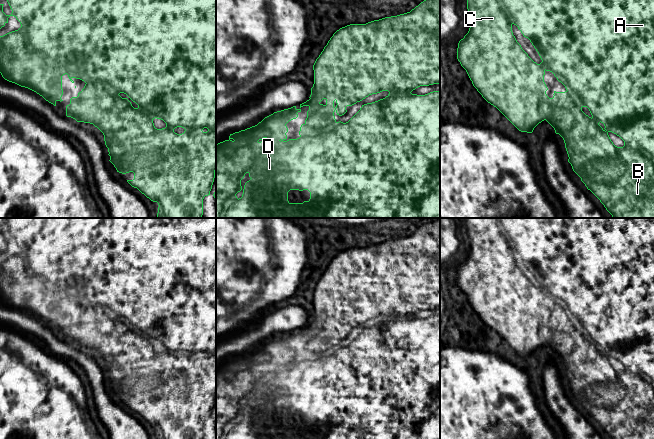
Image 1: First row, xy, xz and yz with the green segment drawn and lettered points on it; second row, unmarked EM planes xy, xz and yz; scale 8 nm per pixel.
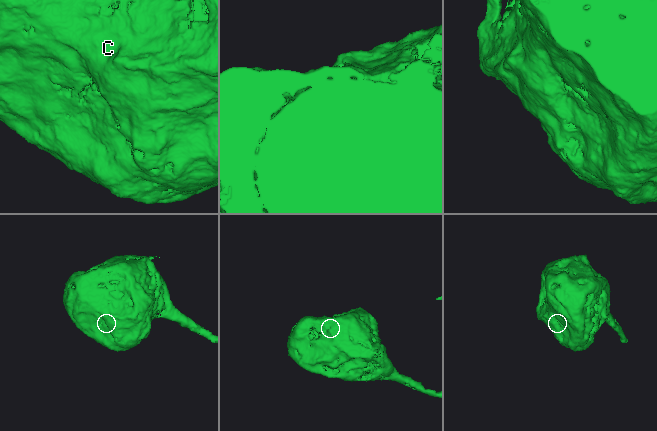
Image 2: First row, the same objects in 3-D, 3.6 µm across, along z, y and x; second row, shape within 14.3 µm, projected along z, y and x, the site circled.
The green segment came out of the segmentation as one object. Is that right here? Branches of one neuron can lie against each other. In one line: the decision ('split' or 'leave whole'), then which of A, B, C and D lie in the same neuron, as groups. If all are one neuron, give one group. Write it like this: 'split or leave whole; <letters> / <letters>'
leave whole; A B C D

